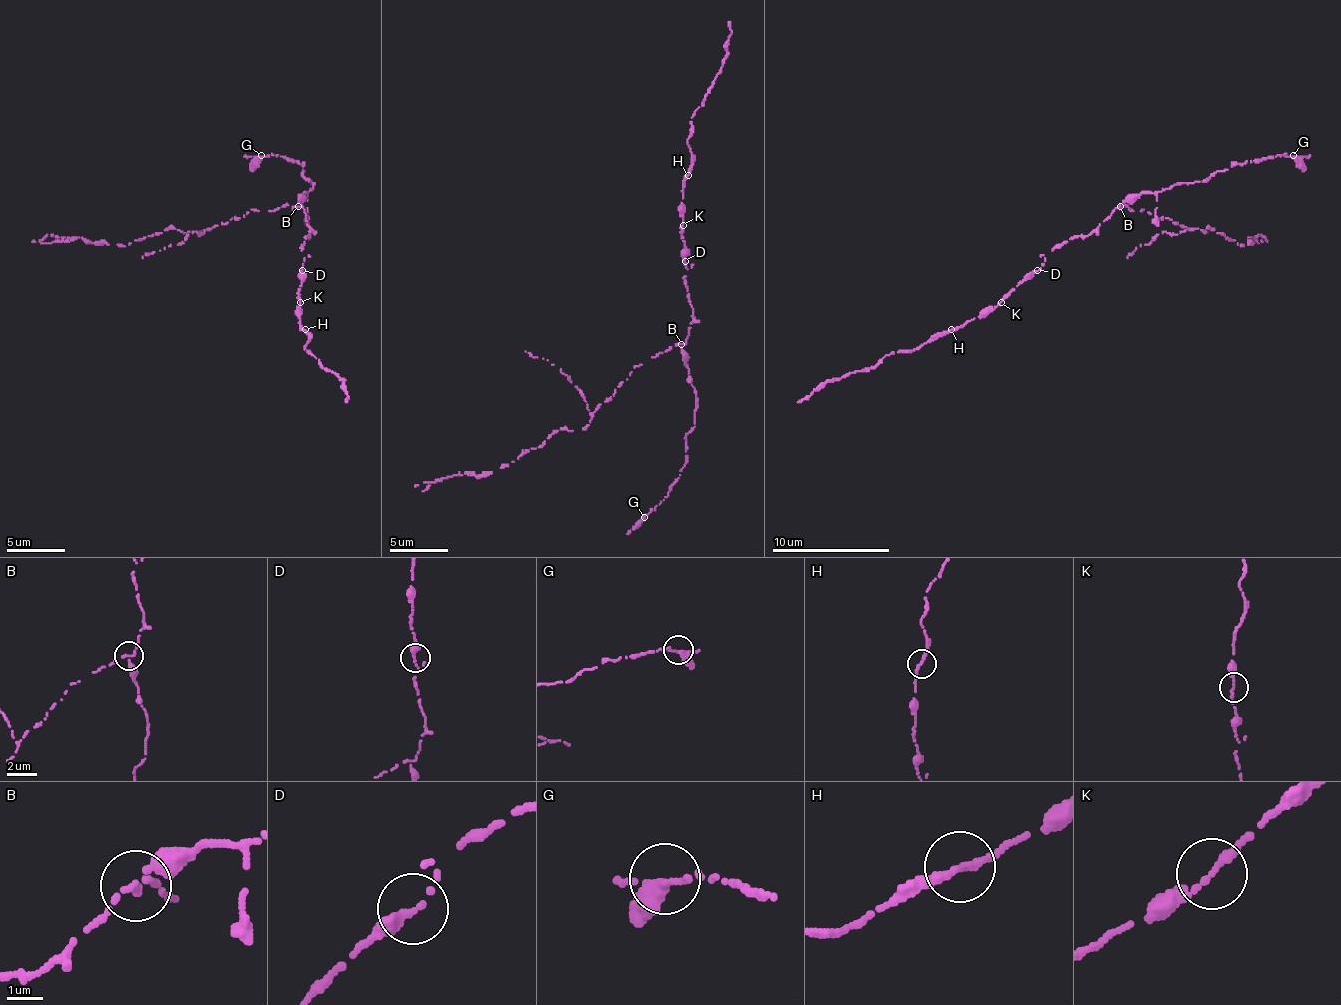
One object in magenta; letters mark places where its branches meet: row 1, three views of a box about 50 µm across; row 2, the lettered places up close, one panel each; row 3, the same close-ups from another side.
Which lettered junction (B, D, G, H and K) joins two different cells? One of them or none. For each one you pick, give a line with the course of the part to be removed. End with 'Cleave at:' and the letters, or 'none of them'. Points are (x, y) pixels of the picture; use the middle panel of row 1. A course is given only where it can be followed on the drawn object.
B: (682, 343), (635, 367), (582, 428), (552, 431), (541, 446), (482, 475), (464, 472), (423, 481), (414, 487)
Cleave at: B

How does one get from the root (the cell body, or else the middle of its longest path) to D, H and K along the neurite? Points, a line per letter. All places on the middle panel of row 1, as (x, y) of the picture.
D: (691, 322), (694, 308), (685, 284), (688, 269), (685, 261)
H: (691, 322), (694, 308), (685, 284), (688, 269), (682, 237), (682, 181), (688, 175)
K: (691, 322), (694, 308), (685, 284), (688, 269), (685, 266), (682, 225)

